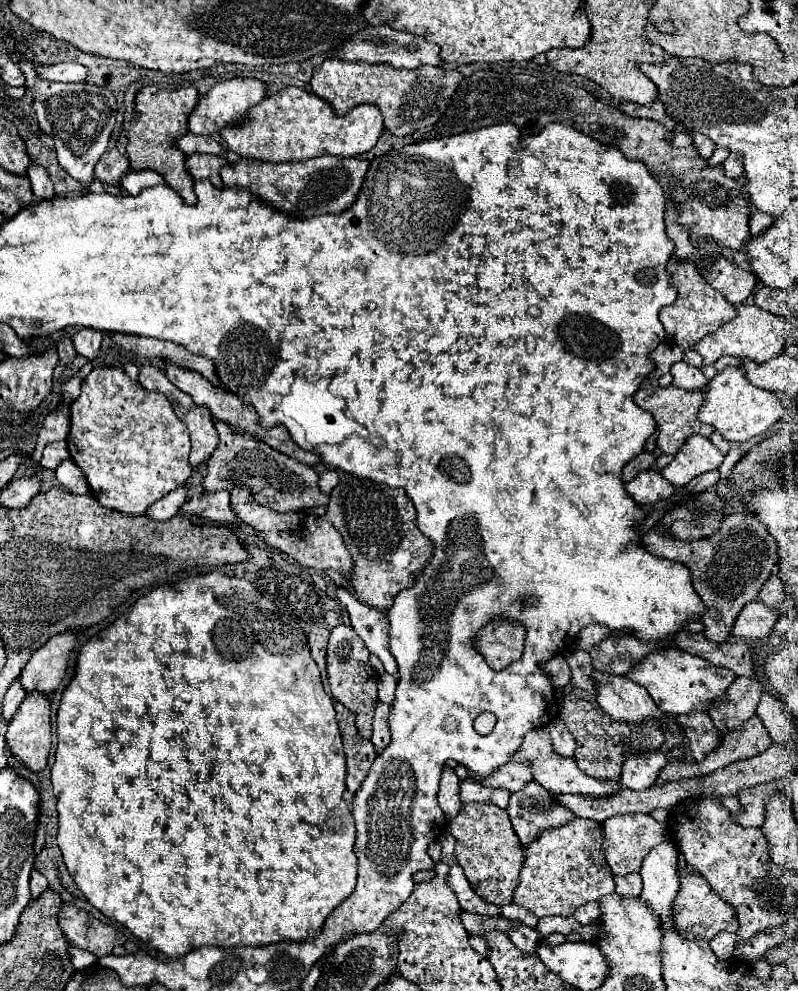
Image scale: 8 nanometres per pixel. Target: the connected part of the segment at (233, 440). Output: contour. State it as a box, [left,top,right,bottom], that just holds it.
[204,421,328,513]

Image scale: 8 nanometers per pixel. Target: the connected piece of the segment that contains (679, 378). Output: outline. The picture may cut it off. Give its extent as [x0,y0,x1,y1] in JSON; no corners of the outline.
[670,361,708,389]

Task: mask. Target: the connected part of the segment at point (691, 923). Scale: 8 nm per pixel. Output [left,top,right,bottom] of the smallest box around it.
[674,867,738,939]

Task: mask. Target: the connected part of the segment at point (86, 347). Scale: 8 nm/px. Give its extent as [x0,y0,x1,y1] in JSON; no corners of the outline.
[72,329,102,359]

